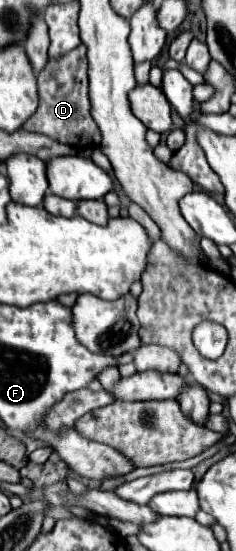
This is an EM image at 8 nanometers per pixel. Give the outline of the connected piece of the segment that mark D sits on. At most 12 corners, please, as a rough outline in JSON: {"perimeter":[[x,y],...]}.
{"perimeter":[[86,46],[48,58],[24,130],[96,148]]}

